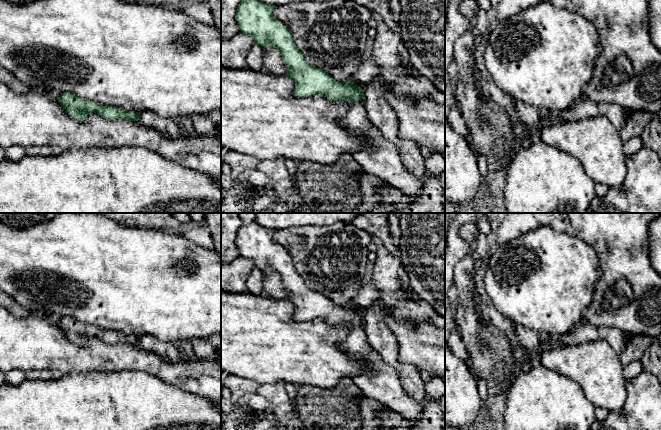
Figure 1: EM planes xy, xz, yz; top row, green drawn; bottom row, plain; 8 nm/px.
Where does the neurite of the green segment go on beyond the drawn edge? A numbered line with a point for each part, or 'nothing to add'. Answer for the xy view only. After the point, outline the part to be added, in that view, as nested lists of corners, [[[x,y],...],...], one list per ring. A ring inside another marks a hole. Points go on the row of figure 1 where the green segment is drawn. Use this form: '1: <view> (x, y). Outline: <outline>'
nothing to add

